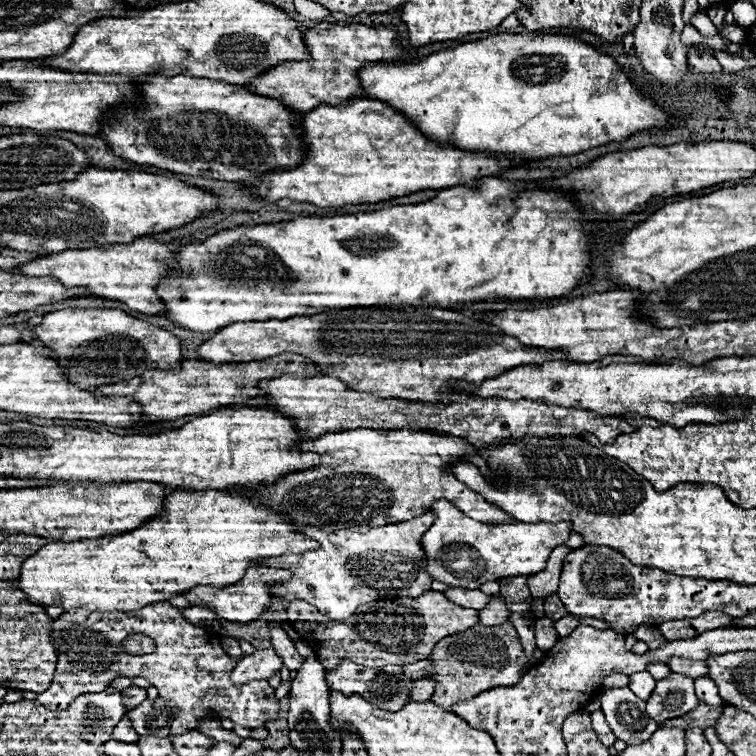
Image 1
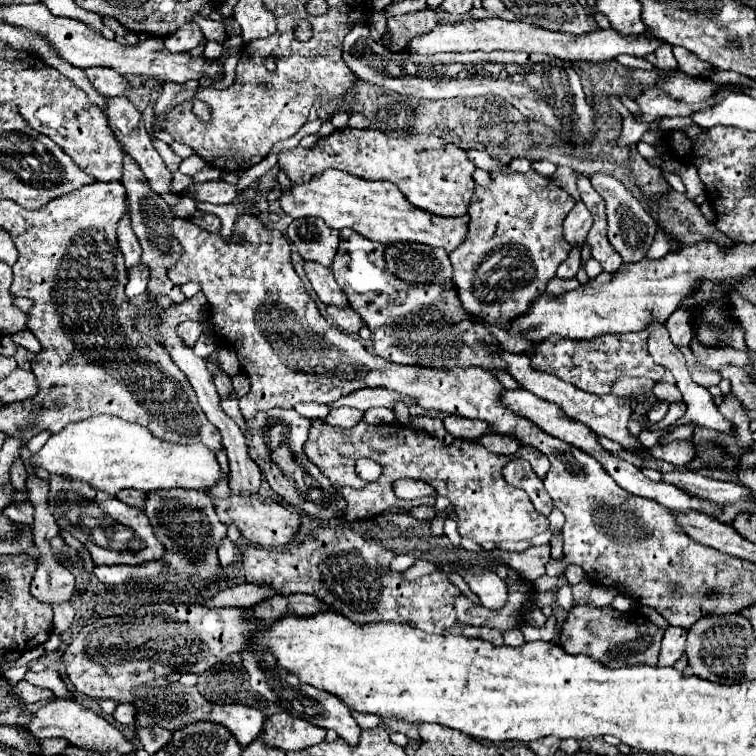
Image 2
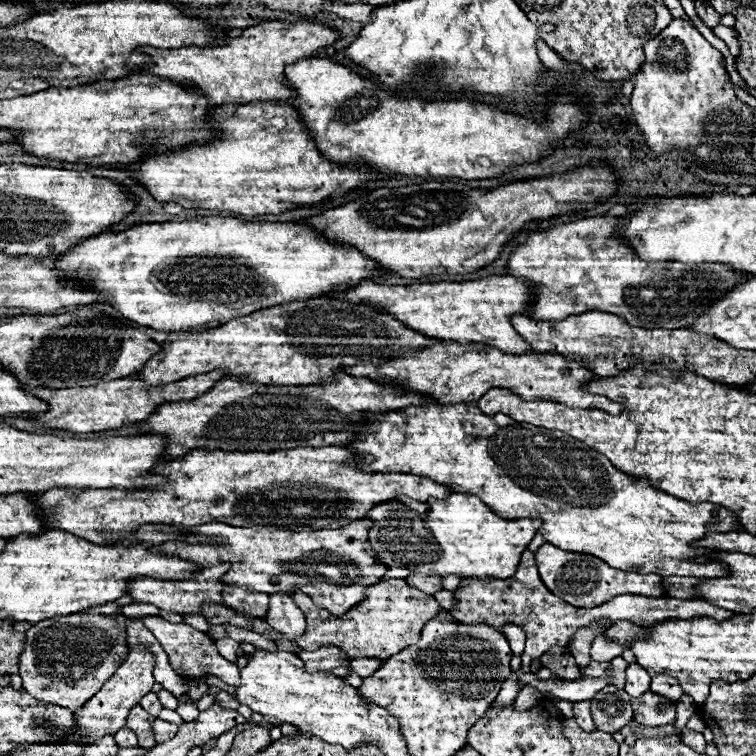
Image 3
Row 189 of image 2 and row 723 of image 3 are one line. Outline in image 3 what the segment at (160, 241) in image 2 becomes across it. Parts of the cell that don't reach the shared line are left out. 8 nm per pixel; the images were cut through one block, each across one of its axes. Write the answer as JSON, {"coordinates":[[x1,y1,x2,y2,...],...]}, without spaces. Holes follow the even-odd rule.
{"coordinates":[[134,706,128,714,126,728,136,732,142,748,154,748,154,744,156,744,156,740,152,736,152,720,154,720,154,716,150,716,148,712,142,712,142,706]]}

